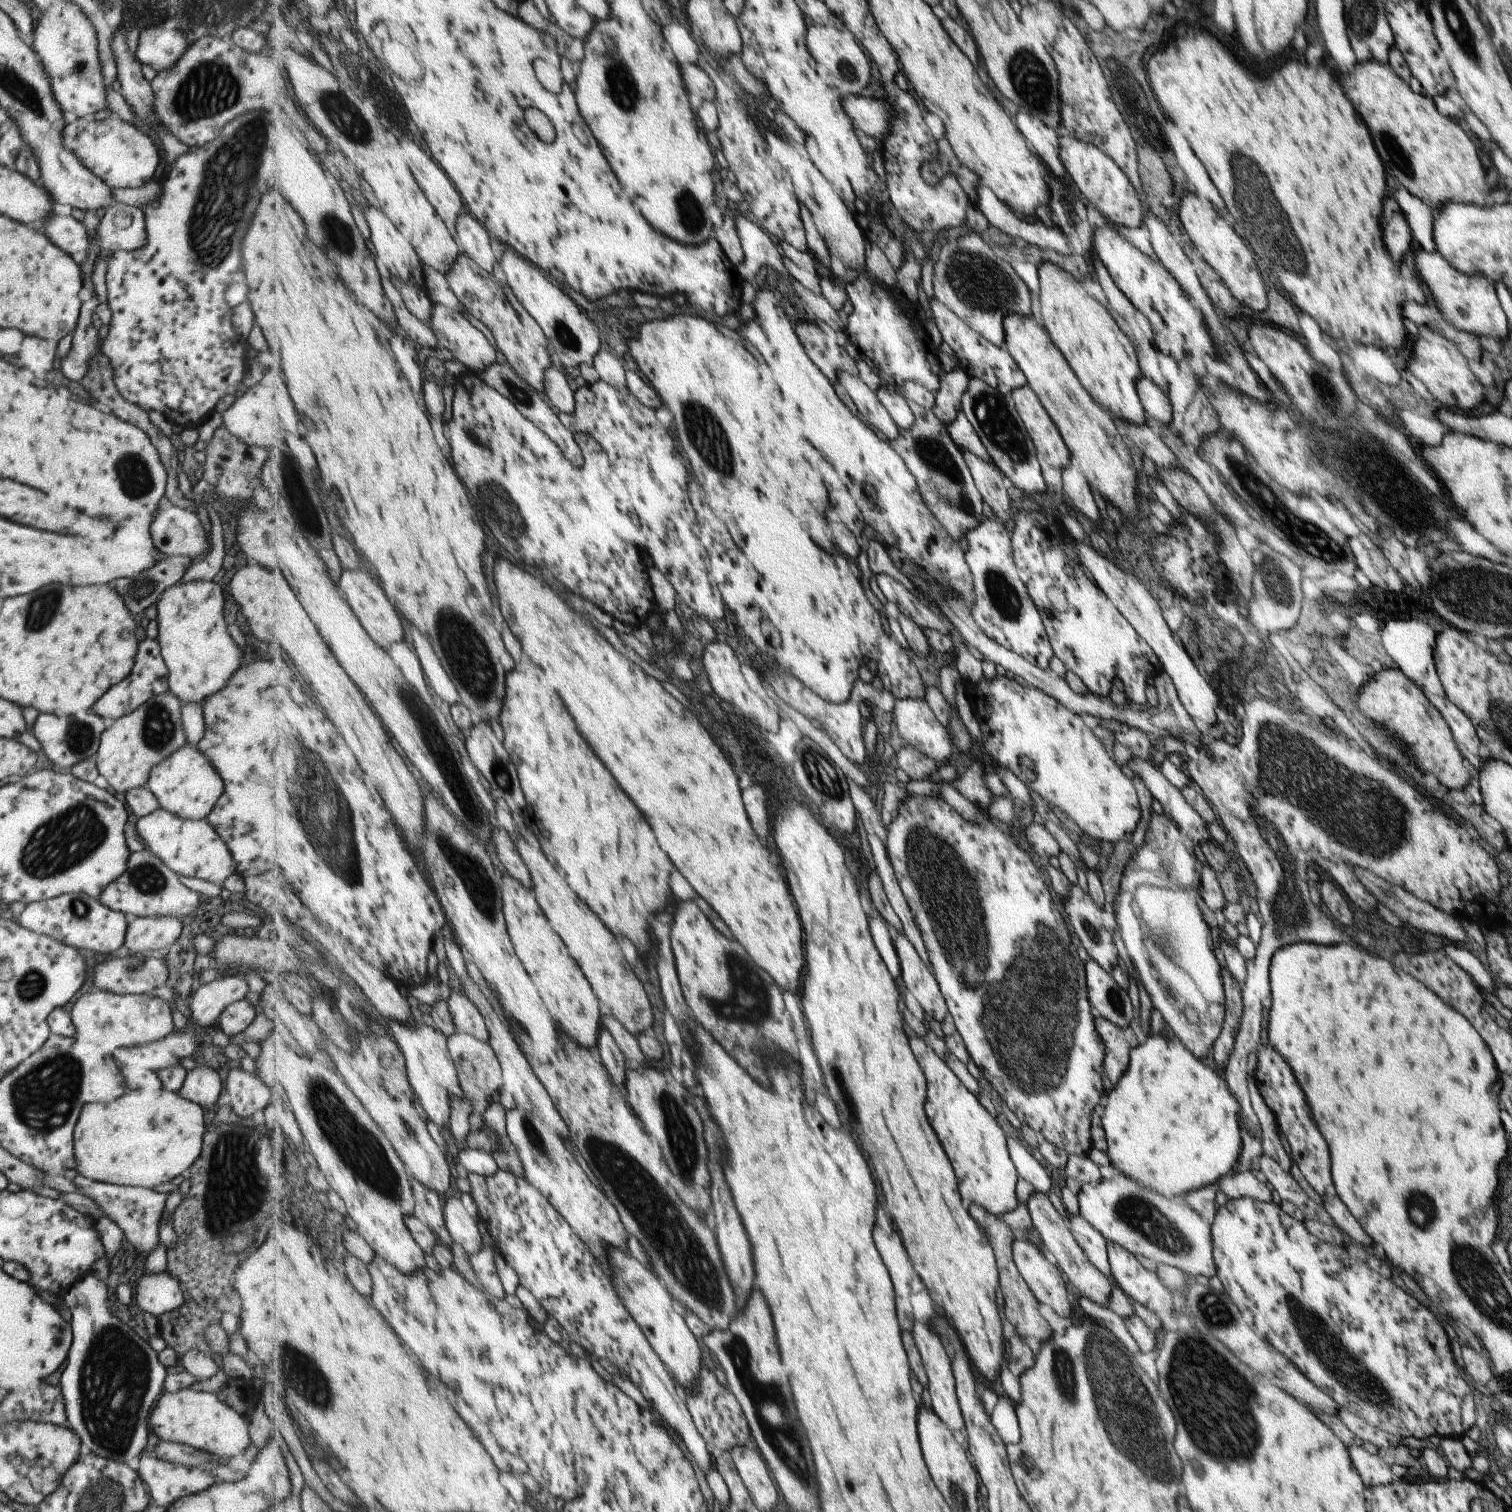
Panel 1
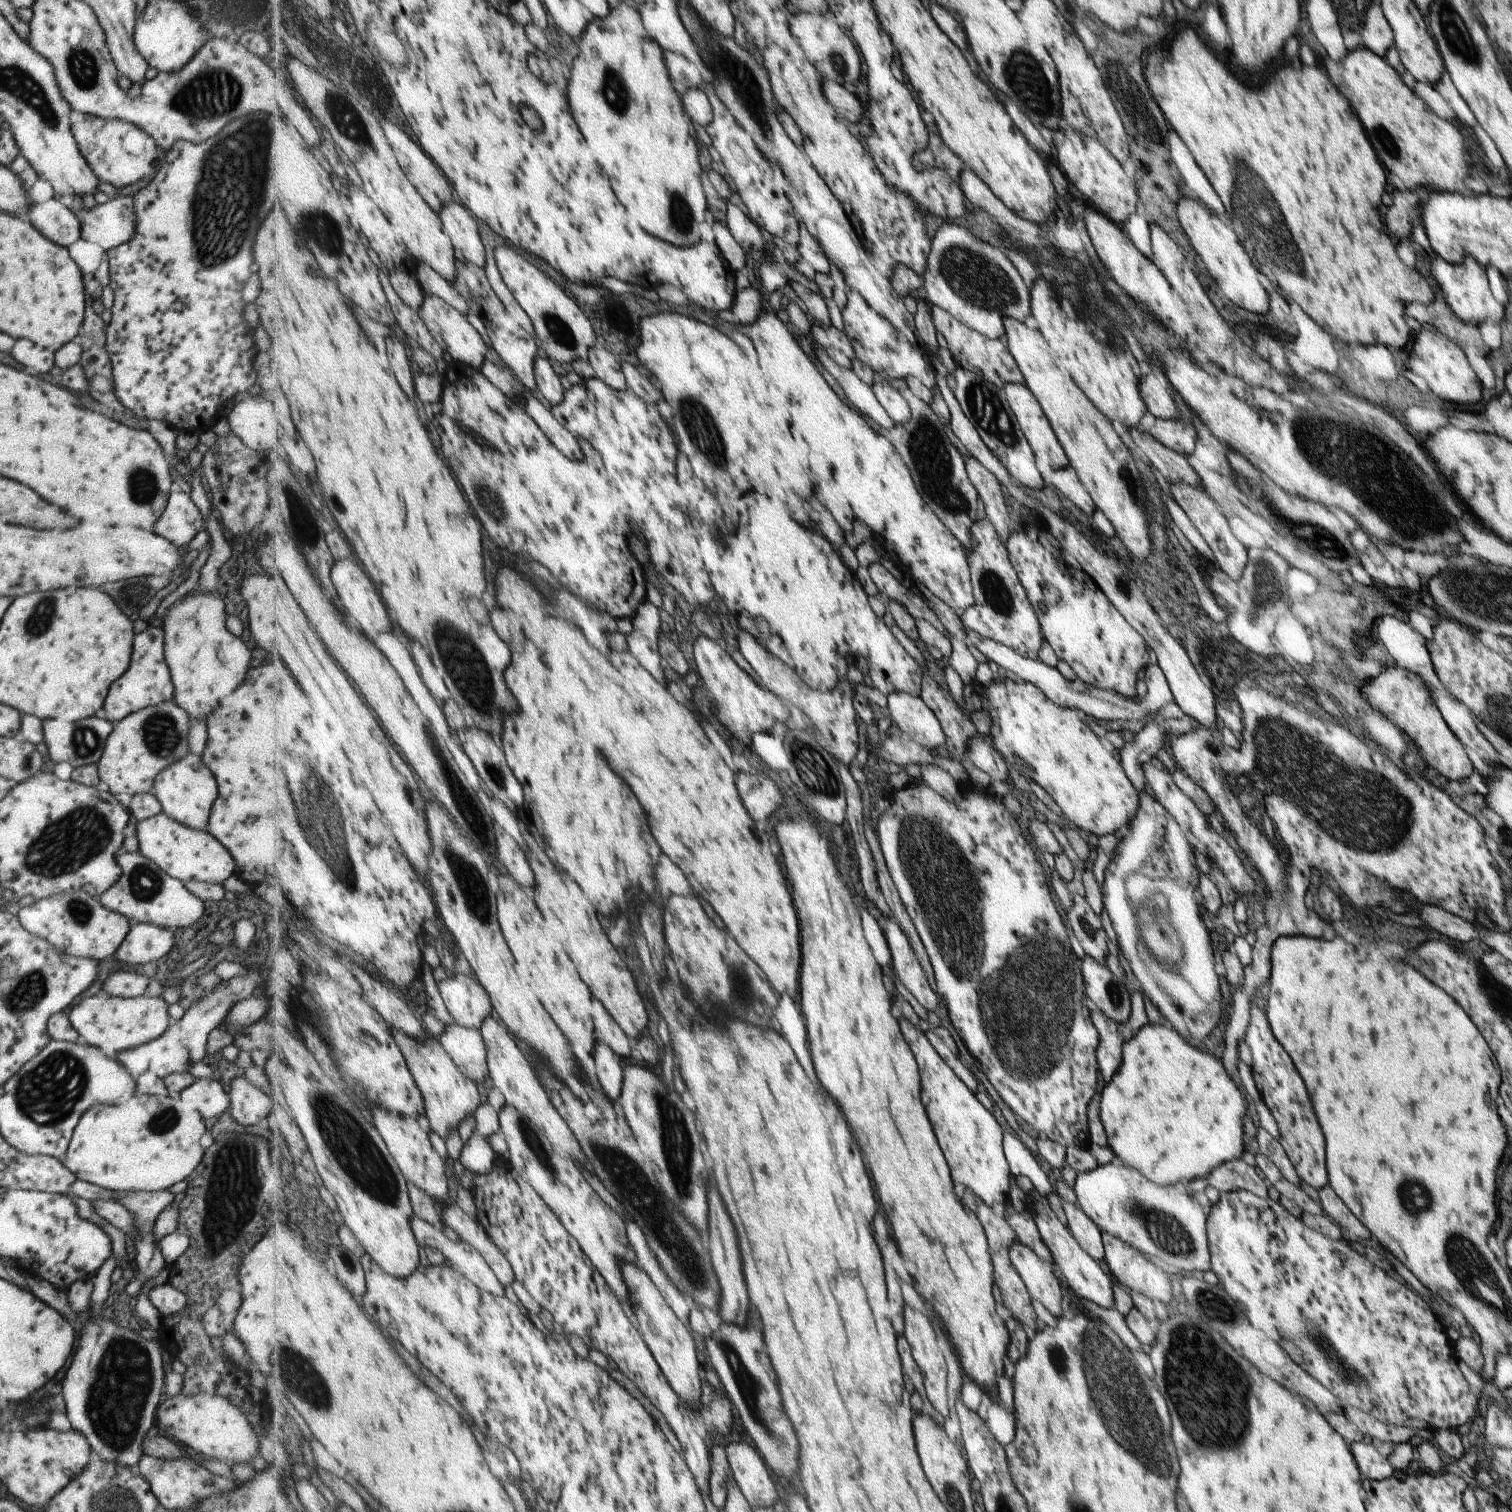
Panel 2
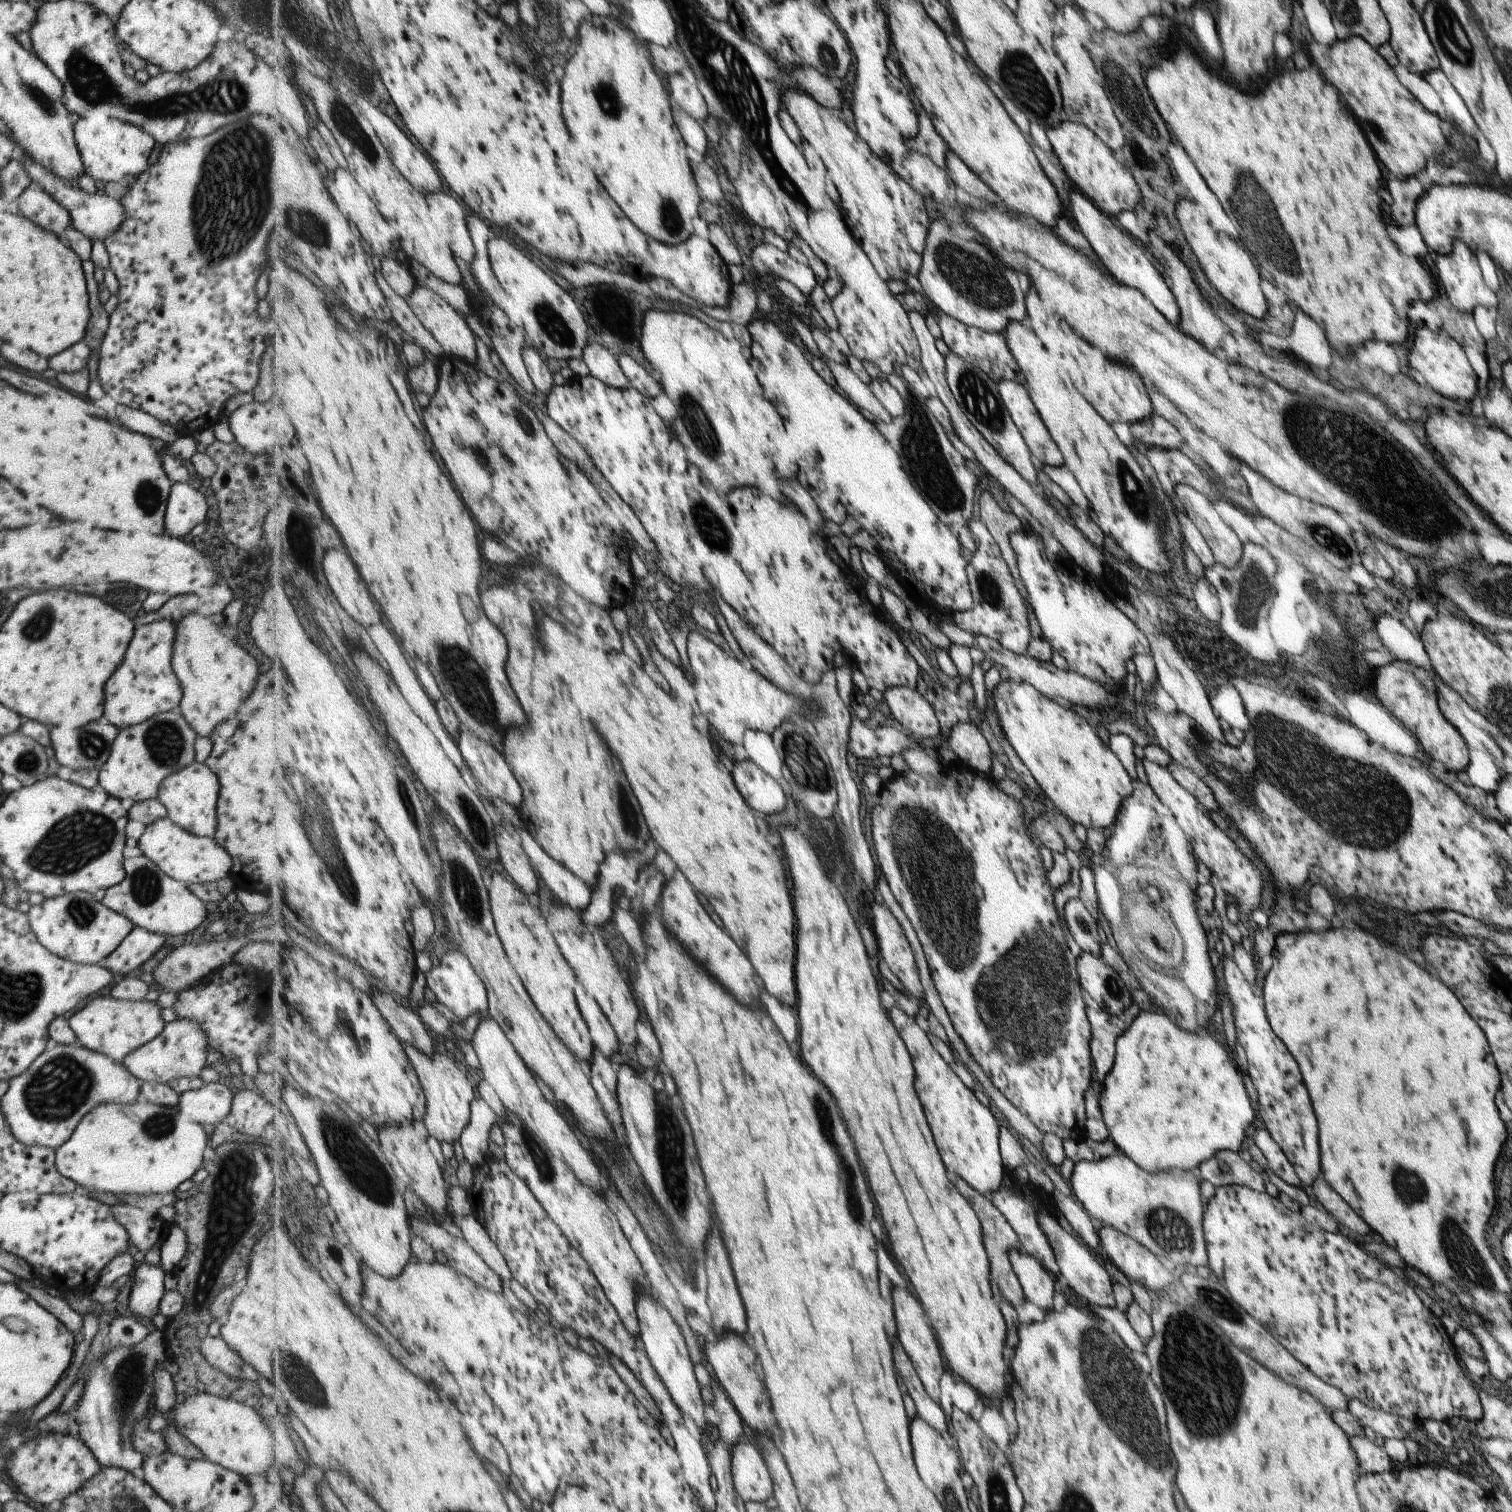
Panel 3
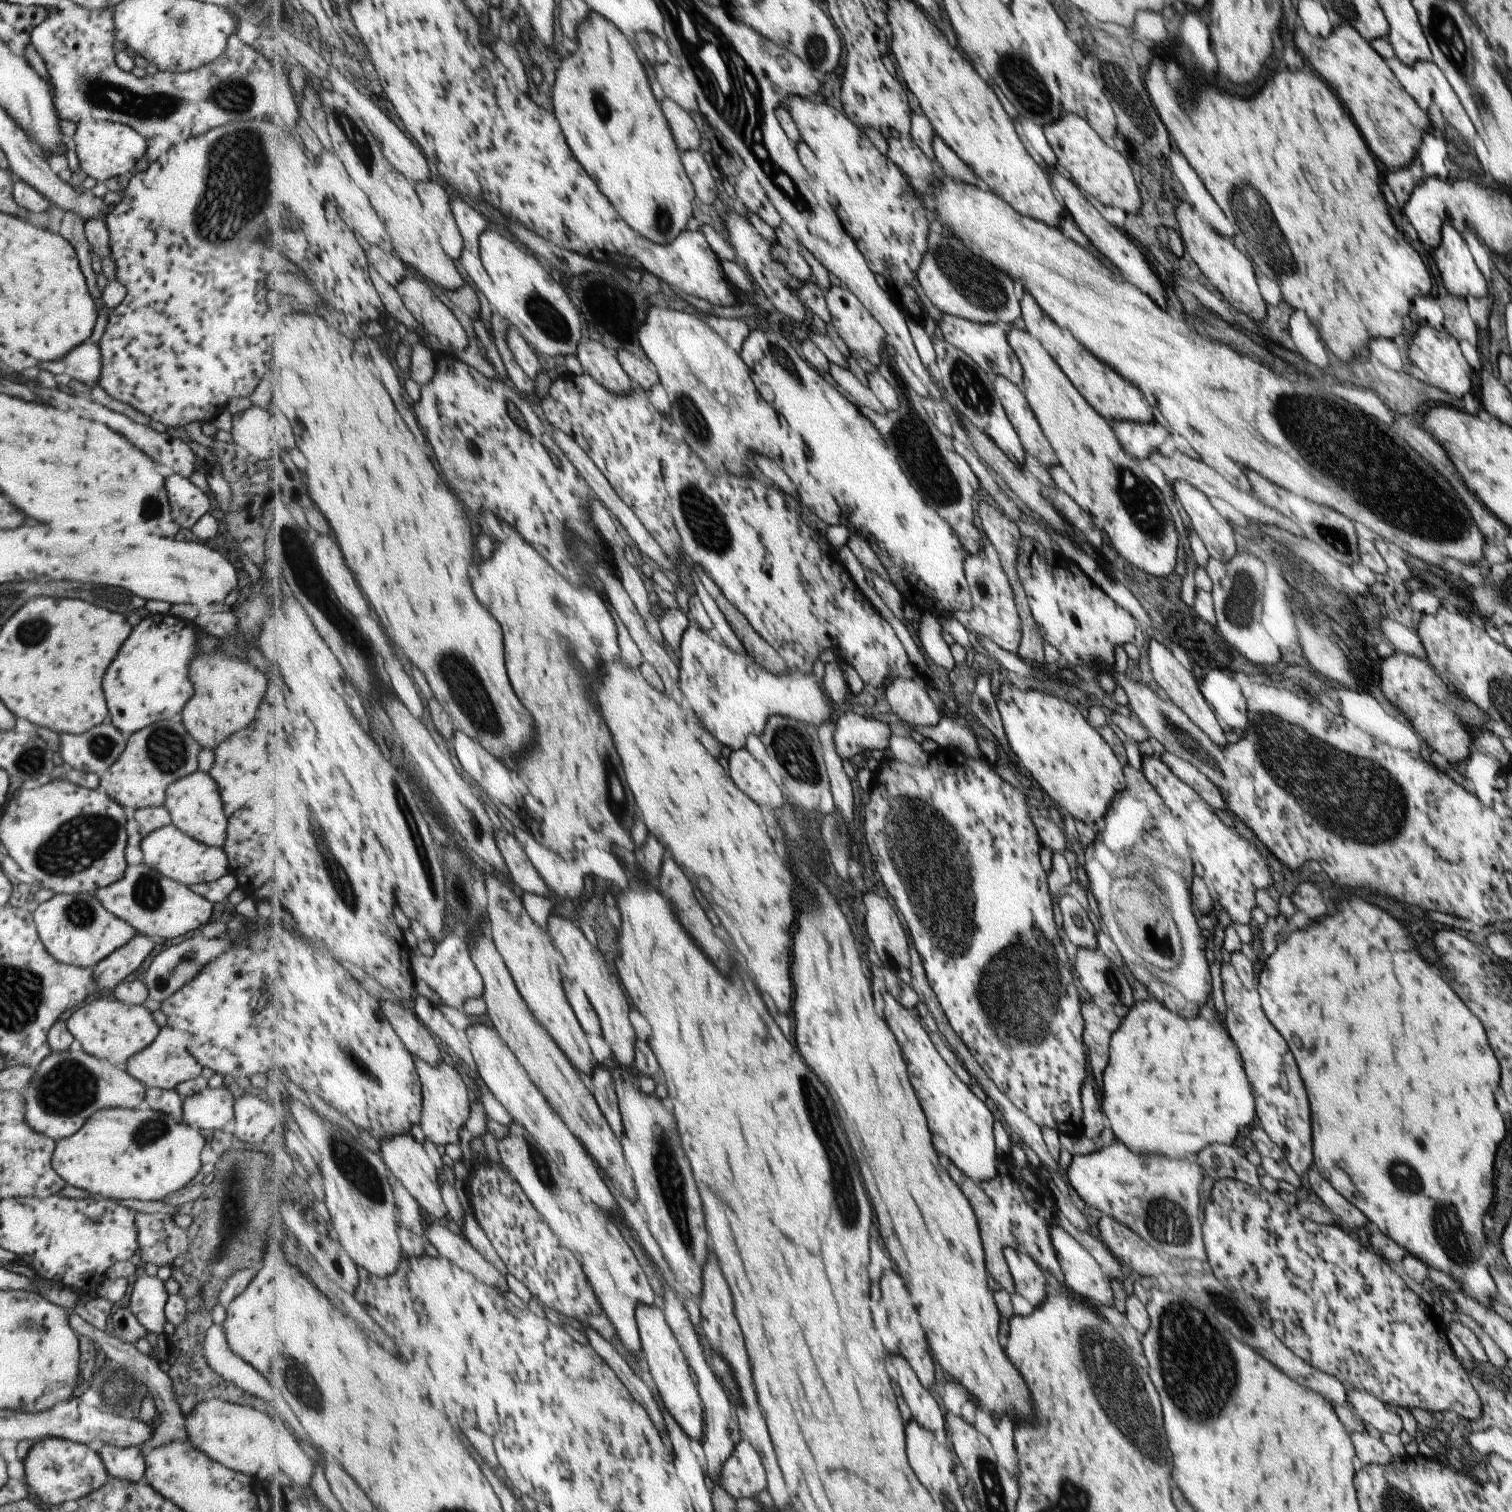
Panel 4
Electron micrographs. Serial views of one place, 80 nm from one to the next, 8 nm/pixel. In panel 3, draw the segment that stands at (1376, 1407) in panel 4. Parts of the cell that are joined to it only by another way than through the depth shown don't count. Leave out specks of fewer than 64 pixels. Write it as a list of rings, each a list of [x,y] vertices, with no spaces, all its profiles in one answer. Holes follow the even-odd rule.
[[[1355,1399],[1347,1400],[1346,1410],[1356,1418],[1359,1426],[1369,1428],[1384,1439],[1399,1439],[1401,1441],[1415,1430],[1423,1431],[1419,1423],[1379,1409],[1371,1409]]]

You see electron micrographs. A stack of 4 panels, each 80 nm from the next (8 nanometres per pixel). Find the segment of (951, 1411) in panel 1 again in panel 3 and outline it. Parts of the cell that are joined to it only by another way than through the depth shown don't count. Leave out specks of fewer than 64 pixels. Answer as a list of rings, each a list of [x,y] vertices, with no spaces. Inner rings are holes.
[[[897,1288],[895,1290],[895,1310],[897,1310],[897,1320],[899,1320],[899,1336],[901,1336],[901,1342],[903,1346],[907,1348],[909,1356],[925,1385],[925,1390],[929,1393],[929,1396],[939,1404],[939,1392],[942,1386],[939,1384],[939,1378],[943,1375],[945,1368],[941,1363],[940,1348],[936,1341],[935,1334],[925,1318],[925,1312],[923,1312],[923,1306],[919,1304],[919,1300],[915,1296],[911,1296],[909,1292]]]

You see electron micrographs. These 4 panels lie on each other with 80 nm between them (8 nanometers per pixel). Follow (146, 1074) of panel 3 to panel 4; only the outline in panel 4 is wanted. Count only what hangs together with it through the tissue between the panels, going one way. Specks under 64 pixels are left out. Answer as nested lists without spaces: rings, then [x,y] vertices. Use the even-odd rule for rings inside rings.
[[[166,1025],[158,1030],[153,1042],[130,1056],[123,1068],[145,1088],[173,1089],[176,1084],[199,1076],[202,1066],[189,1054],[179,1035]]]

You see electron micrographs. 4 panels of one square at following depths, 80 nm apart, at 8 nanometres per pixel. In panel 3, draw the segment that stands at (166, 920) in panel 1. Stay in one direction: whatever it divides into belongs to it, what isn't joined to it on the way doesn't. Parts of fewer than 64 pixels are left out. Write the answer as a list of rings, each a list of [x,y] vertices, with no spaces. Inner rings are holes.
[[[134,926],[101,964],[111,973],[127,974],[149,960],[163,946],[163,942],[164,934]]]

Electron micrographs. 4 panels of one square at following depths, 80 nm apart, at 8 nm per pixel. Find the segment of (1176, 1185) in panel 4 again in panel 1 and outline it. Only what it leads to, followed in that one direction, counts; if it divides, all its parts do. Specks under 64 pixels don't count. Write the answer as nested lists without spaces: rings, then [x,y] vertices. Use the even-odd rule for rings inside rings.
[[[1118,1172],[1111,1180],[1101,1179],[1097,1184],[1083,1183],[1076,1198],[1079,1216],[1083,1217],[1083,1220],[1086,1220],[1096,1231],[1099,1231],[1106,1241],[1118,1244],[1129,1254],[1149,1258],[1160,1269],[1200,1276],[1202,1280],[1217,1275],[1213,1259],[1213,1238],[1210,1236],[1210,1224],[1205,1222],[1205,1219],[1201,1220],[1199,1215],[1186,1205],[1183,1196],[1173,1199],[1165,1198]]]

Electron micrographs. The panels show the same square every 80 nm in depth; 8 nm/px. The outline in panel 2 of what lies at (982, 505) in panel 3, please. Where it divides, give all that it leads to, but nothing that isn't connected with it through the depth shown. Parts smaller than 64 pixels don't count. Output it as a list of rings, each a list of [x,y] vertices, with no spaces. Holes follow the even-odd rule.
[[[971,455],[964,457],[964,467],[970,483],[983,503],[987,520],[1005,544],[1006,538],[1019,529],[1020,525],[1010,520],[1007,515],[1003,505],[1004,489],[995,476]]]

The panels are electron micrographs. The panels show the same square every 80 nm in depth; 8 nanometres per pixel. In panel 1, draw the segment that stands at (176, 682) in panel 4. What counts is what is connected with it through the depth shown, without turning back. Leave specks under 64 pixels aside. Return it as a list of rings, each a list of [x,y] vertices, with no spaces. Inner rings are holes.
[[[143,640],[143,642],[139,642],[135,662],[133,662],[129,676],[125,676],[119,684],[115,684],[107,692],[103,692],[103,696],[99,696],[99,700],[95,700],[90,706],[89,712],[108,723],[135,710],[143,701],[147,702],[155,695],[167,691],[167,677],[168,670],[165,668],[161,656],[159,656],[159,646],[153,640]]]

